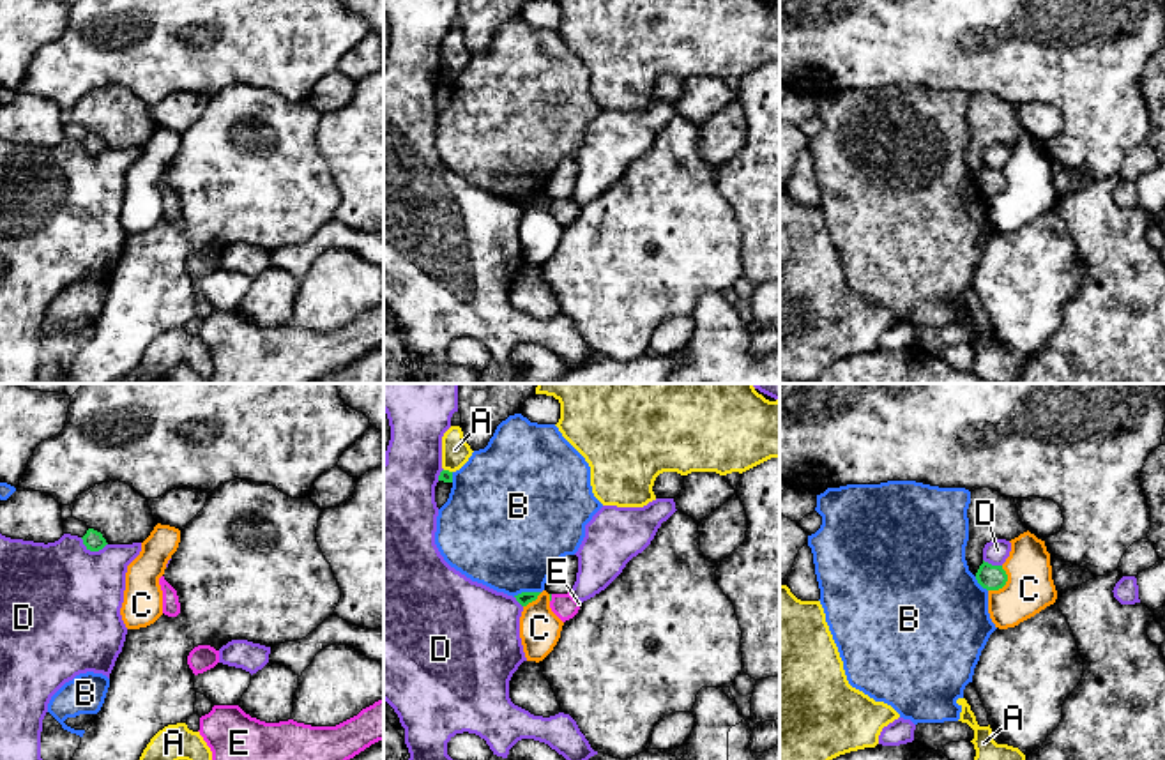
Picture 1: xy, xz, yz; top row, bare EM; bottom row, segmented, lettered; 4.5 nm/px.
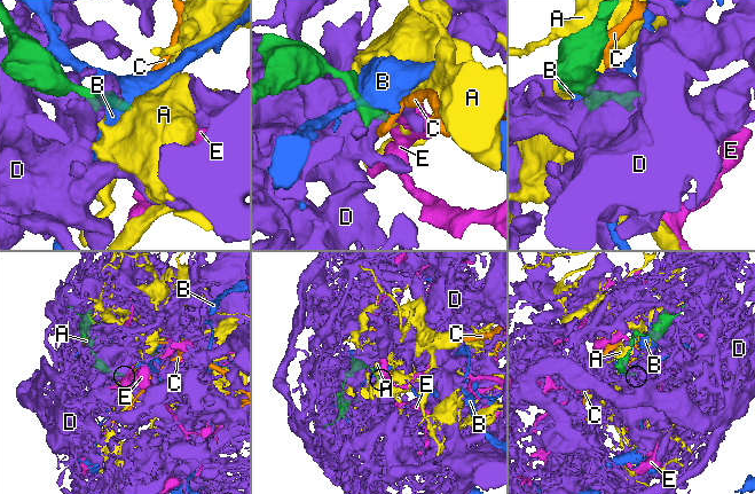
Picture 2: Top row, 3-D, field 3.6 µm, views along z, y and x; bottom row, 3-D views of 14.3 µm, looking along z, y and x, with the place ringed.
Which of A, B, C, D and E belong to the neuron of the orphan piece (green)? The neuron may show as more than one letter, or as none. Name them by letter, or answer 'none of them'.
E

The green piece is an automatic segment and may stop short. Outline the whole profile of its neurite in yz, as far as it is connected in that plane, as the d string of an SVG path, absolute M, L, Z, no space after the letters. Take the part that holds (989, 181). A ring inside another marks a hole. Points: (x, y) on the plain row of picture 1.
M983 164L976 177L976 184L986 194L999 194L1006 189L1008 179L1002 170L992 170Z

